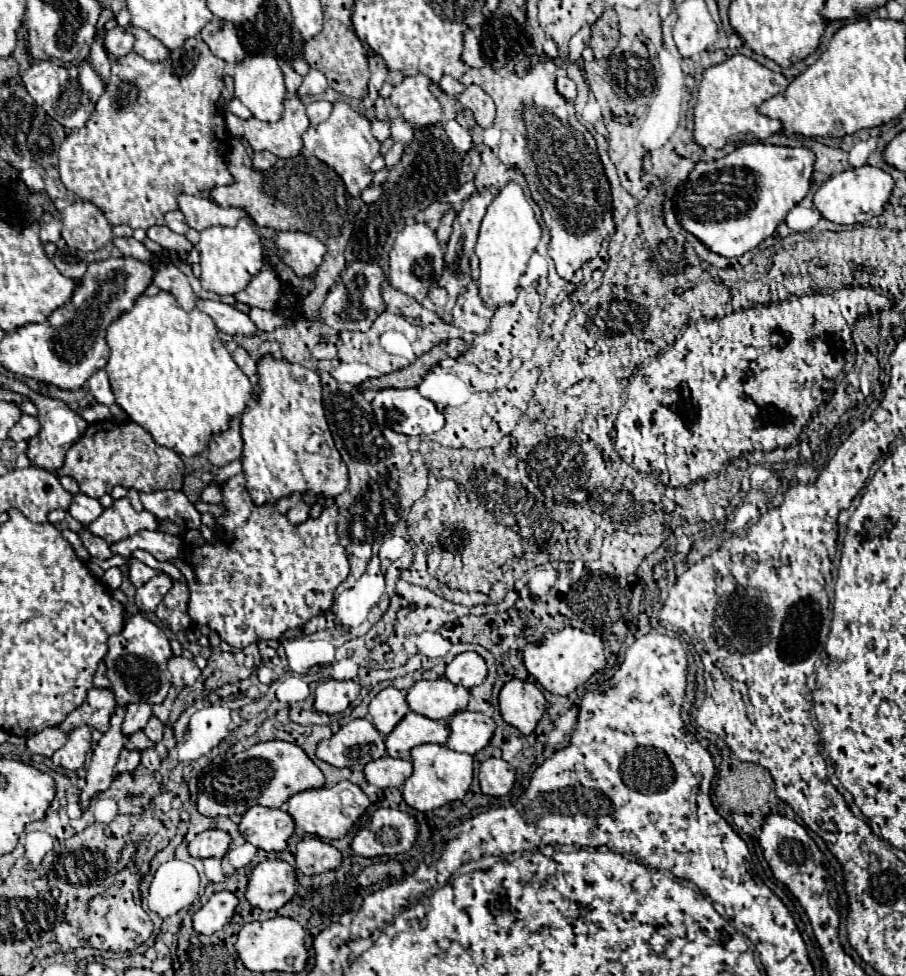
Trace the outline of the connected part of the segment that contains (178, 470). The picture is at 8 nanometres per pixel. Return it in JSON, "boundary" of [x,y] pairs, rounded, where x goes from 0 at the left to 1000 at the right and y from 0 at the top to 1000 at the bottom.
{"boundary":[[[115,429],[115,431],[106,431],[106,433],[97,435],[95,444],[75,460],[73,474],[64,483],[64,487],[82,489],[93,507],[110,511],[113,505],[121,505],[128,497],[135,497],[139,501],[150,501],[150,503],[179,503],[179,501],[199,503],[203,497],[203,474],[201,474],[199,466],[194,466],[192,462],[172,456],[168,452],[168,448],[148,431],[130,433],[124,429]]]}

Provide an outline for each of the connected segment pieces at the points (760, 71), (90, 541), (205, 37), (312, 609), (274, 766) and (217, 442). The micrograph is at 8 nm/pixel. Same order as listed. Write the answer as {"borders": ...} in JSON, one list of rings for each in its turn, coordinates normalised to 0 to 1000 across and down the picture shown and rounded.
{"borders":[[[[810,56],[795,67],[786,67],[777,73],[773,91],[770,91],[770,106],[766,110],[766,142],[775,151],[790,151],[797,153],[804,147],[817,149],[828,144],[843,144],[850,138],[863,134],[863,126],[850,120],[843,120],[837,110],[863,95],[872,83],[863,75],[854,75],[839,67],[837,63],[823,56]]],[[[91,542],[91,544],[88,544],[88,552],[91,552],[93,560],[97,563],[97,567],[99,567],[102,571],[113,573],[113,575],[117,575],[117,573],[121,573],[121,571],[124,571],[124,565],[121,565],[119,556],[117,556],[115,552],[110,552],[110,550],[102,548],[97,542]]],[[[234,19],[221,34],[223,42],[232,48],[232,52],[247,60],[249,65],[265,65],[272,58],[272,52],[260,36],[256,24],[247,24],[243,19]]],[[[269,487],[256,489],[247,499],[247,515],[252,519],[249,530],[241,530],[241,542],[254,544],[258,554],[247,554],[238,546],[238,560],[205,560],[203,573],[216,587],[216,597],[208,597],[210,616],[208,628],[212,636],[223,642],[230,640],[234,647],[243,649],[243,653],[256,663],[272,663],[283,657],[305,655],[318,644],[329,644],[351,628],[364,624],[369,616],[369,603],[384,591],[386,579],[380,560],[371,550],[371,532],[373,524],[369,519],[360,519],[353,530],[340,532],[333,538],[320,538],[316,528],[309,528],[302,517],[280,517],[272,497]]],[[[294,759],[294,761],[283,761],[274,765],[272,769],[254,776],[252,780],[245,780],[243,784],[234,784],[227,788],[221,798],[219,798],[219,831],[227,837],[241,837],[241,835],[269,835],[276,827],[289,825],[289,827],[300,827],[309,829],[322,815],[340,808],[353,808],[358,804],[358,794],[355,790],[344,782],[344,778],[336,772],[325,761],[316,759]]],[[[265,429],[254,431],[254,440],[234,448],[230,458],[230,470],[238,478],[247,478],[267,466],[267,448],[265,448]]]]}

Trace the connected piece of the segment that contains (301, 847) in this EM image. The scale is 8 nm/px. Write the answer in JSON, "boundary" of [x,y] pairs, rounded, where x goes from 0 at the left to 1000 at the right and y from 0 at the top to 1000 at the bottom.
{"boundary":[[[351,858],[333,860],[327,868],[327,886],[336,897],[369,892],[375,888],[375,884],[377,874]]]}

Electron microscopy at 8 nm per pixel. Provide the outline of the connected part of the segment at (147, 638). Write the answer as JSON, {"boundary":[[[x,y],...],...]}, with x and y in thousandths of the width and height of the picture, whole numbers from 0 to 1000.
{"boundary":[[[155,628],[141,632],[135,649],[124,651],[119,655],[119,671],[115,673],[119,683],[119,696],[124,700],[124,710],[128,712],[128,720],[132,724],[150,718],[163,718],[166,722],[179,720],[185,712],[185,706],[190,704],[190,694],[183,685],[188,673],[188,657],[177,642],[159,634]]]}

